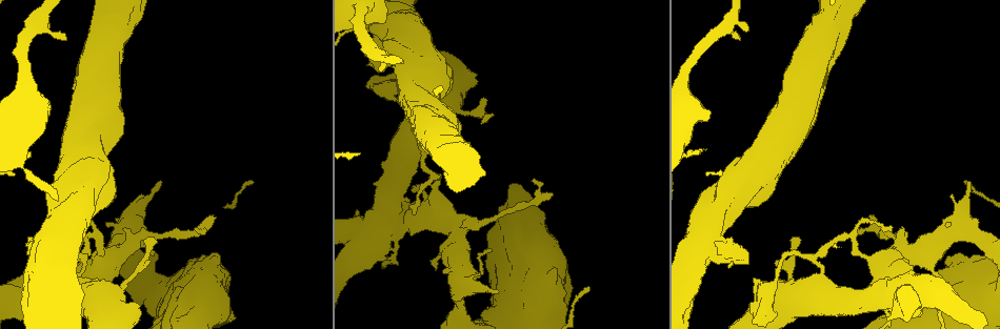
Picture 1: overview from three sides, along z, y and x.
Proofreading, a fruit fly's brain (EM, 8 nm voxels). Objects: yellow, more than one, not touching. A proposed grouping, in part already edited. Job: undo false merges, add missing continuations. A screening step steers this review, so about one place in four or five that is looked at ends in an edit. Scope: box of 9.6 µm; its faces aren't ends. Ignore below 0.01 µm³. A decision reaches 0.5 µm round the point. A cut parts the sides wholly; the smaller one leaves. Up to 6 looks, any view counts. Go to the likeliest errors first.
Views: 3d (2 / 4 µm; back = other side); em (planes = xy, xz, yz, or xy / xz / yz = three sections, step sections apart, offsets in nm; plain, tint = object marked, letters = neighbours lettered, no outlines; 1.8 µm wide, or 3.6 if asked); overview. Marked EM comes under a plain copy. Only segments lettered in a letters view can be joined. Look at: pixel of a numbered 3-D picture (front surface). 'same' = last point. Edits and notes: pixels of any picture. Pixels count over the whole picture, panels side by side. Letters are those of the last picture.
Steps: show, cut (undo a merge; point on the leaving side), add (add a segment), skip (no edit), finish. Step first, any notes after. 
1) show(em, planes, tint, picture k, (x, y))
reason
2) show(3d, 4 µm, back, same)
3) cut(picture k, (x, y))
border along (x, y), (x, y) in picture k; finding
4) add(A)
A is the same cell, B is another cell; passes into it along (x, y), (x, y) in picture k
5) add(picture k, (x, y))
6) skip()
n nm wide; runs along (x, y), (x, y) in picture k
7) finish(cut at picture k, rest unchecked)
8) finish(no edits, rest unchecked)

show(3d, 4 µm, picture 1, (450, 105))

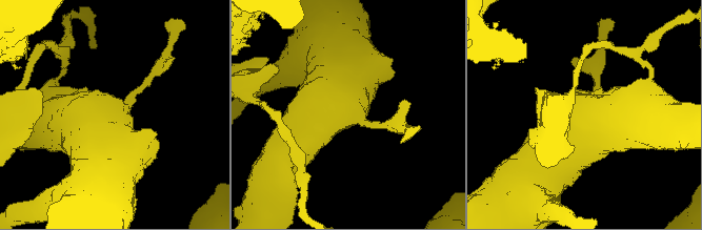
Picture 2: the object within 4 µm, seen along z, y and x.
show(em, 3.6 µm, yz, step 4, tint, picture 2, (353, 110))

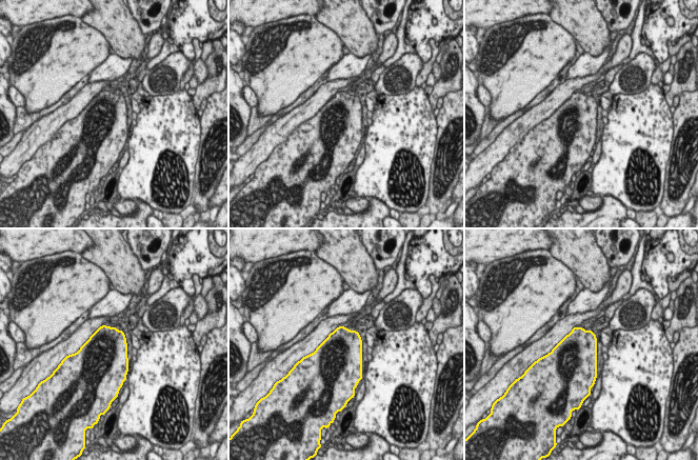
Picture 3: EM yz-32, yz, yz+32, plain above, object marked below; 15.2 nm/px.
show(em, 3.6 µm, planes, letters, same)

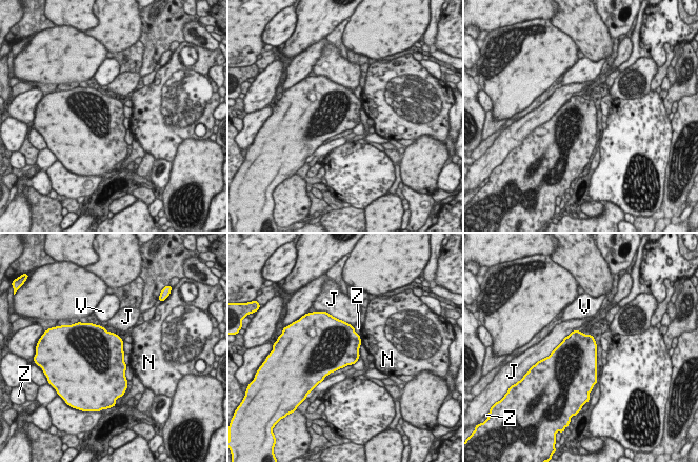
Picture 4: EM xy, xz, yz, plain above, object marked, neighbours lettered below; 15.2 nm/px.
skip()
J, N, V and Z are other cells; border along (573, 329), (545, 358) in picture 4; all the same neuron

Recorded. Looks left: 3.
show(em, planes, tint, picture 1, (747, 31))
an open end

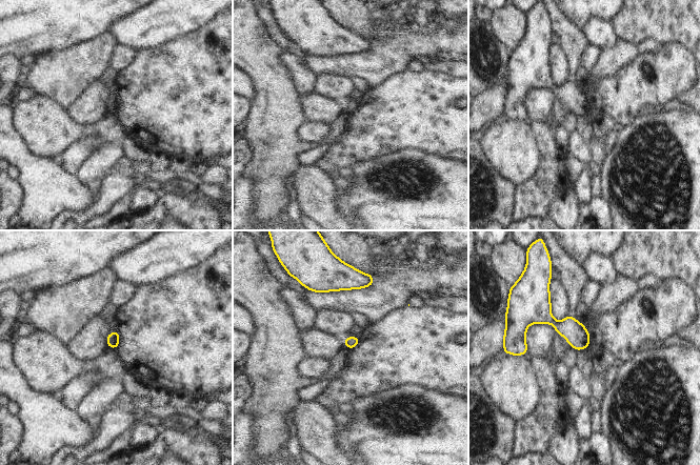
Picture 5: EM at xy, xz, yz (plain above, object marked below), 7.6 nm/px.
show(em, planes, letters, same)

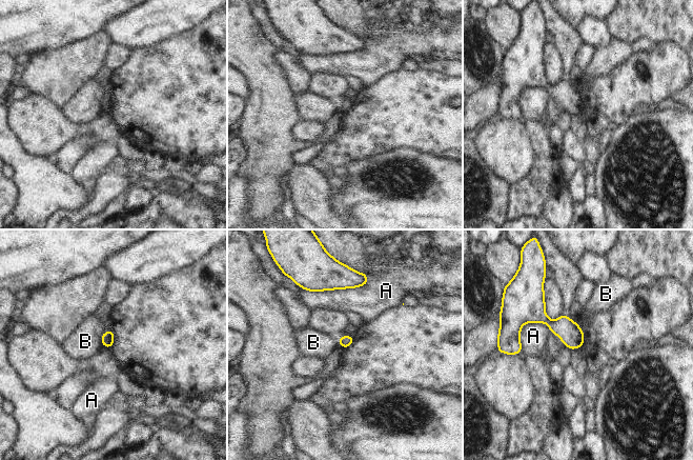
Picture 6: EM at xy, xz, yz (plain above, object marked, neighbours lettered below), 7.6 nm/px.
skip()
A and B are other cells; none of them fits

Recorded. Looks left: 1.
finish(no edits, rest unchecked)

